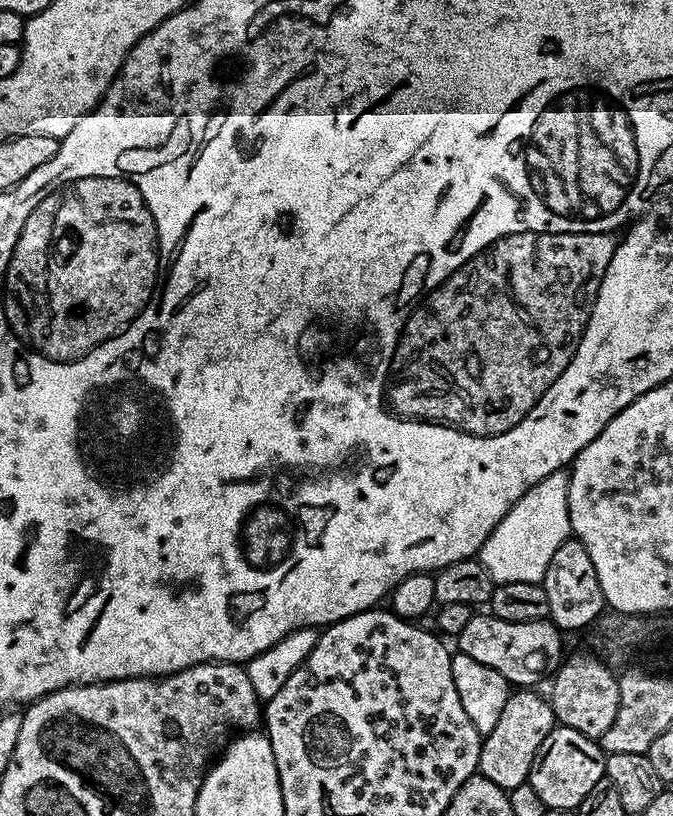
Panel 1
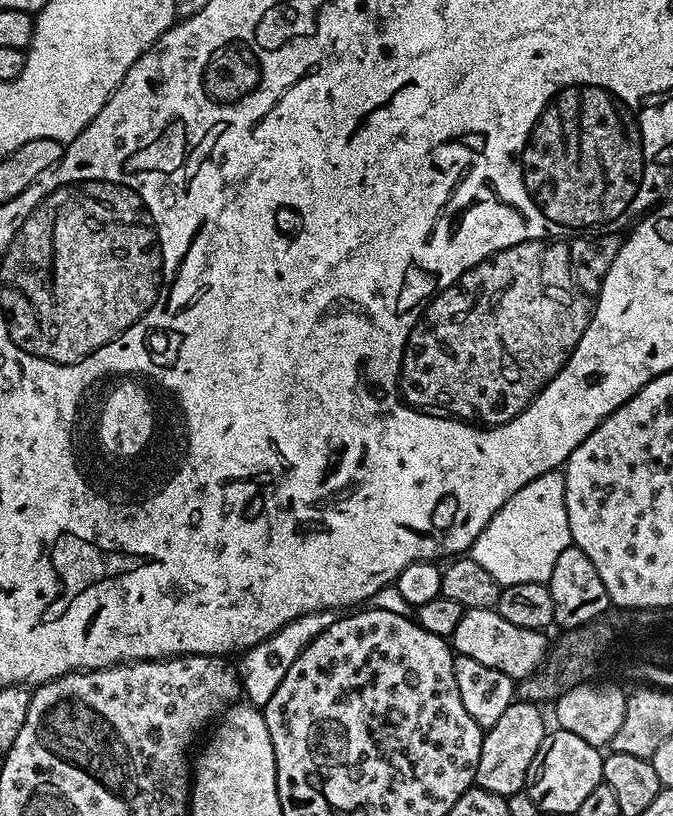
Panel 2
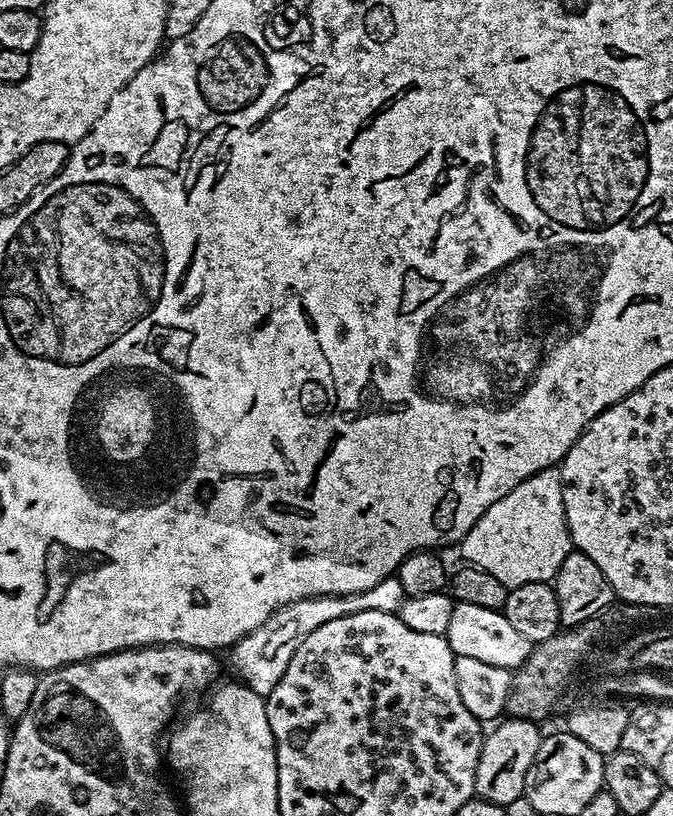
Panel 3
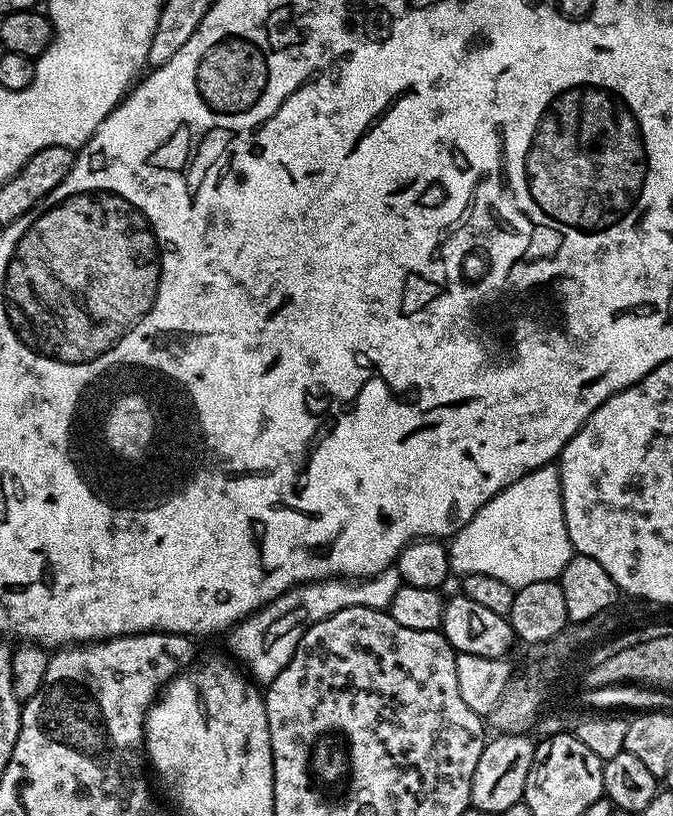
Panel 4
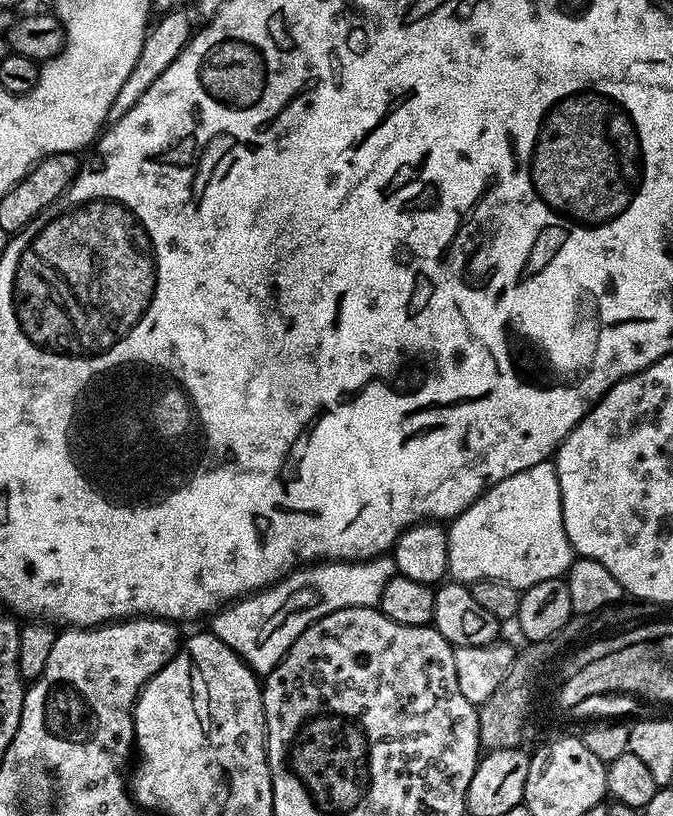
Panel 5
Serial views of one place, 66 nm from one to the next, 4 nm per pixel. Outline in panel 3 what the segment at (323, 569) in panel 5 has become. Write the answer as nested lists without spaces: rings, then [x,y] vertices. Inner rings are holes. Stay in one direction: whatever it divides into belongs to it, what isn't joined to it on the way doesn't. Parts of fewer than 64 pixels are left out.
[[[393,574],[378,582],[378,586],[358,594],[311,596],[309,600],[290,602],[276,612],[272,612],[270,618],[266,618],[266,622],[258,626],[258,630],[246,634],[238,643],[232,645],[230,655],[232,655],[232,664],[240,675],[237,677],[247,688],[254,690],[254,694],[266,698],[274,690],[274,686],[278,686],[278,678],[286,674],[286,666],[290,666],[290,658],[294,658],[306,634],[314,634],[318,626],[323,626],[326,622],[334,622],[334,618],[342,618],[346,614],[358,614],[362,610],[399,613],[404,598],[400,577]]]

